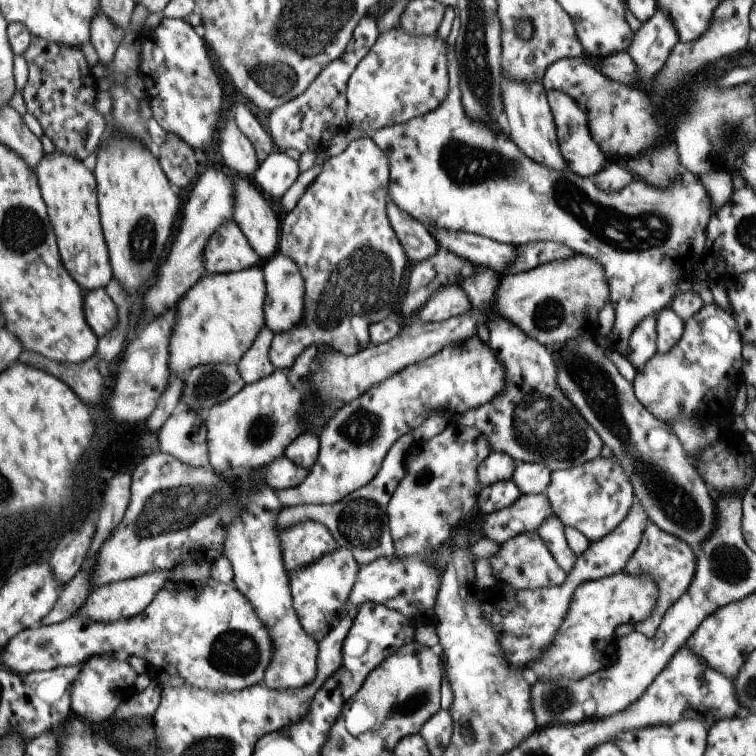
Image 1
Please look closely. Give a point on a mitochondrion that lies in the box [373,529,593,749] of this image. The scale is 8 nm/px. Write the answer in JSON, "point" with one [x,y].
{"point":[418,701]}

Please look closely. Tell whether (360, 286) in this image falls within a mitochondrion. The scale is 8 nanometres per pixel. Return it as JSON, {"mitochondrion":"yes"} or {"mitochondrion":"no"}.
{"mitochondrion":"yes"}

